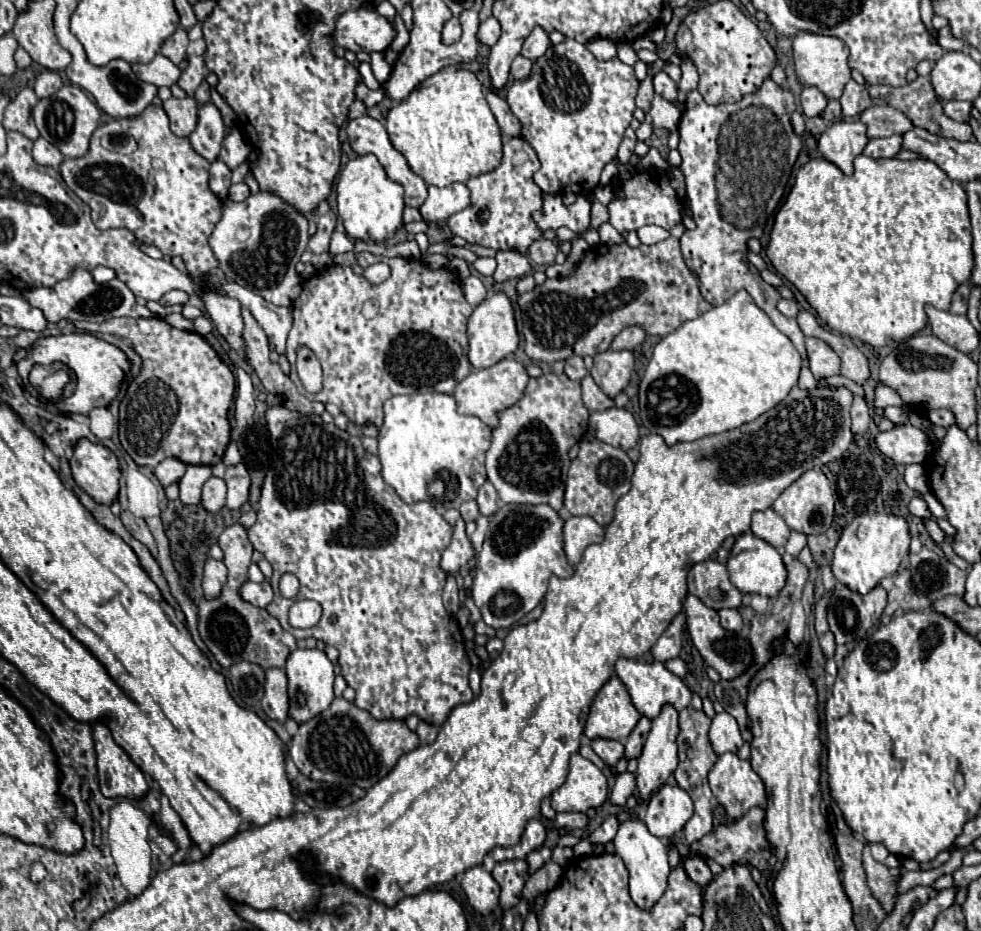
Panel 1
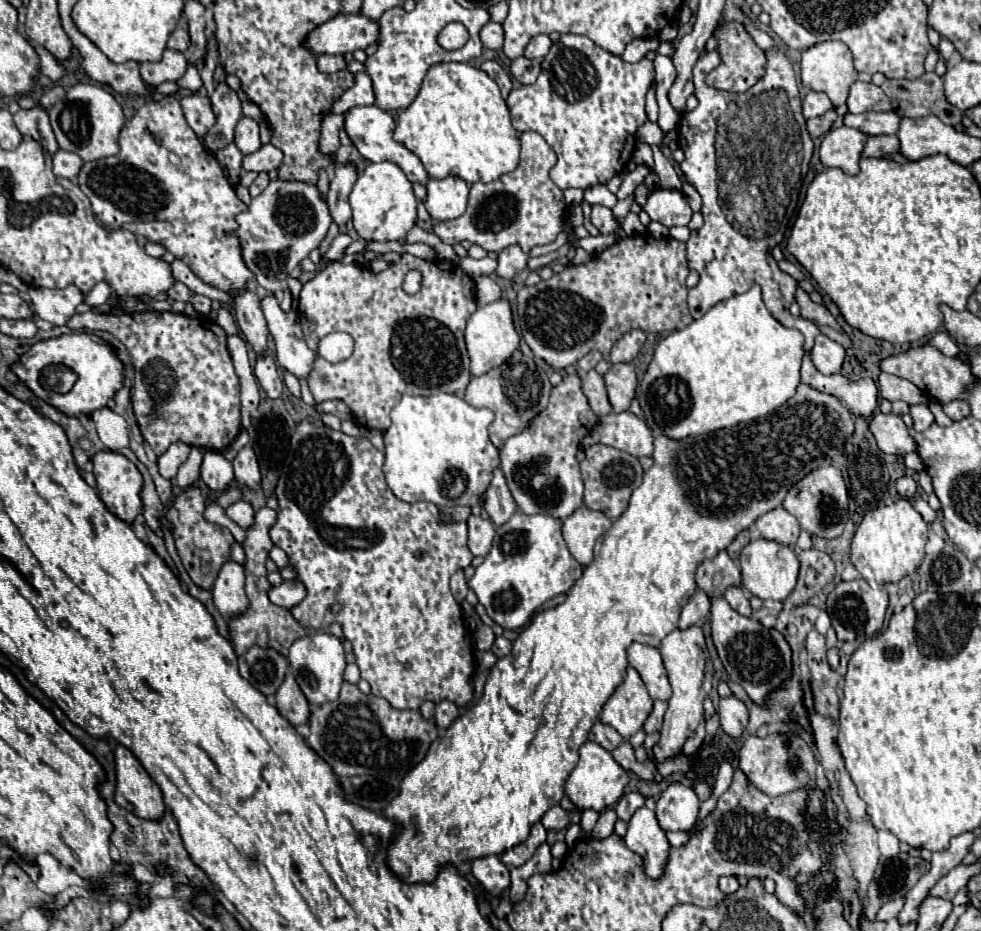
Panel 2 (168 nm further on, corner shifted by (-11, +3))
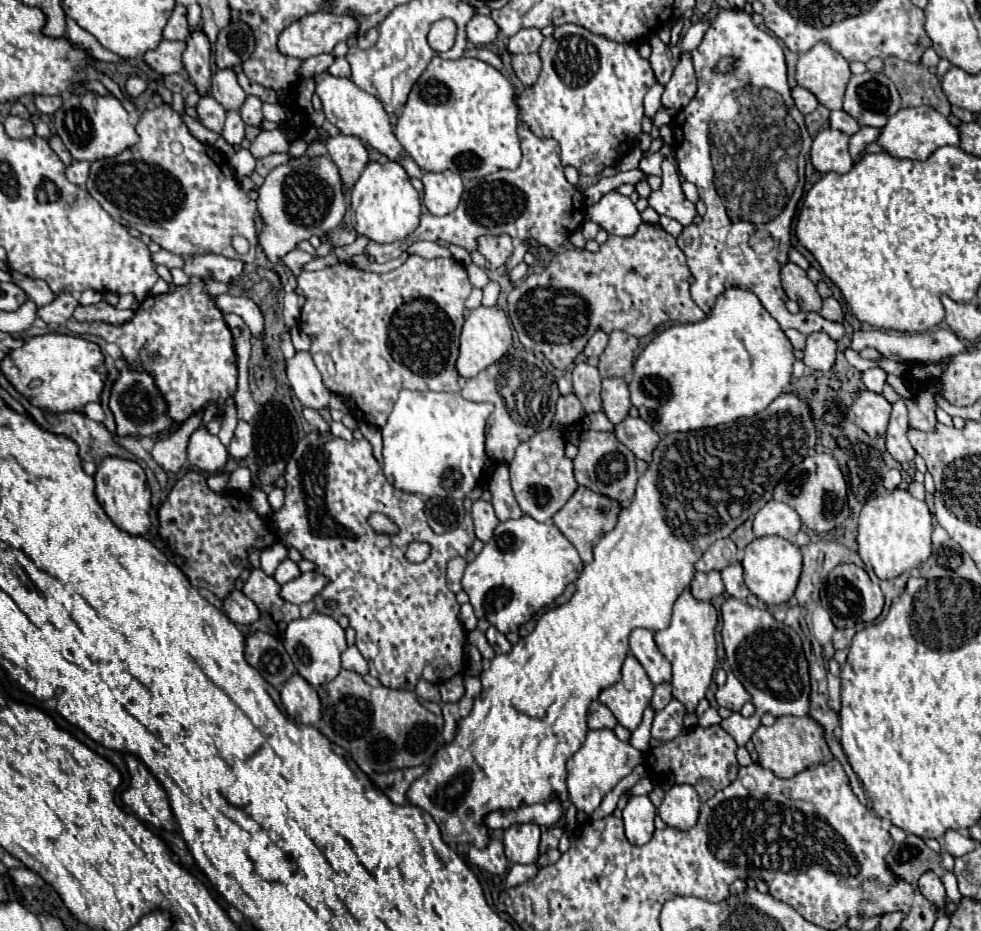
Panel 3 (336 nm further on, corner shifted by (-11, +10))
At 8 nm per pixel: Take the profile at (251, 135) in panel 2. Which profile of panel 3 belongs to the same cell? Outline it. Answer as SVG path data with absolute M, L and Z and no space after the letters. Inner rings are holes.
M248 96L240 108L240 114L248 126L260 126L260 122L262 122L262 100L258 96Z

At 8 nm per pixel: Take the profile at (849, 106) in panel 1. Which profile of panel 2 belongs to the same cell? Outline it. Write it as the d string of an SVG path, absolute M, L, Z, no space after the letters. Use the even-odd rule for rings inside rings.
M856 81L850 87L848 95L848 111L850 113L864 113L864 111L890 111L890 99L884 95L880 87L874 83Z

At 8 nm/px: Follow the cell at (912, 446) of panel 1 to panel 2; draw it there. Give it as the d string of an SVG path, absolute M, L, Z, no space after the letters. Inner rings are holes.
M876 413L870 419L870 431L876 437L878 447L884 453L906 455L908 451L916 453L916 441L910 435L910 429L896 413Z

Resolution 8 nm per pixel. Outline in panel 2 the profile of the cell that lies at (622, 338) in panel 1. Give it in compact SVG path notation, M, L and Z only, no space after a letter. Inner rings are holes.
M640 329L628 331L620 341L614 343L614 347L610 351L610 361L612 363L632 361L638 355L638 351L644 345L644 341L646 341L646 333L644 331L640 331Z

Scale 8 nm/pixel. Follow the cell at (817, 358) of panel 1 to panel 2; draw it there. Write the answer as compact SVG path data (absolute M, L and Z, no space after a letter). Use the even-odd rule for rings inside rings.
M826 335L816 337L816 343L812 347L812 363L820 373L824 375L840 373L844 357L846 357L846 351L842 345L828 339Z

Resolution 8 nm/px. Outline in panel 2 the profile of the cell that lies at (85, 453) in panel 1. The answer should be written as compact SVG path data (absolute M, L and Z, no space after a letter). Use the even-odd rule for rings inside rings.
M98 451L92 457L92 463L100 499L110 513L132 523L134 517L142 513L142 475L136 465L116 451Z

